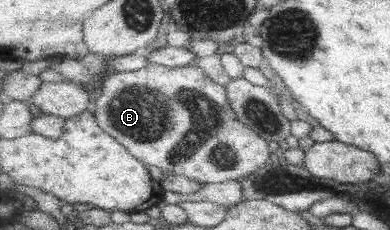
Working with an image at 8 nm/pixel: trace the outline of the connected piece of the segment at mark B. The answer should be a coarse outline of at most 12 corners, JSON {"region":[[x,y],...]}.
{"region":[[203,68],[109,73],[99,126],[164,174],[274,156]]}

